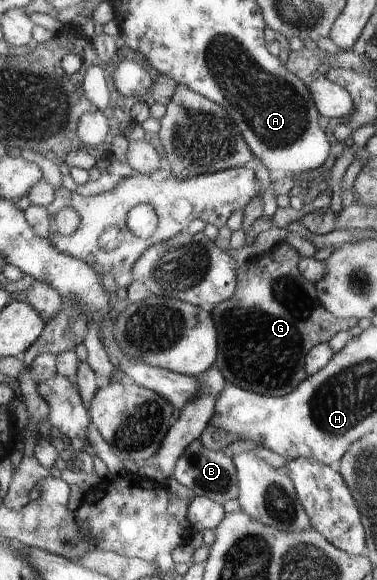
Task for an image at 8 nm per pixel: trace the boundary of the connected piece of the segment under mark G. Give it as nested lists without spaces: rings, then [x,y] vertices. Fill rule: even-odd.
[[[282,240],[279,247],[255,257],[248,256],[245,262],[241,262],[237,271],[236,295],[217,305],[212,313],[214,323],[218,323],[218,363],[214,363],[213,367],[222,371],[227,383],[246,387],[248,391],[260,395],[286,397],[308,379],[304,371],[308,352],[320,343],[328,343],[336,333],[358,325],[357,319],[338,319],[322,305],[316,284],[306,279],[298,269],[300,259],[302,255]]]

